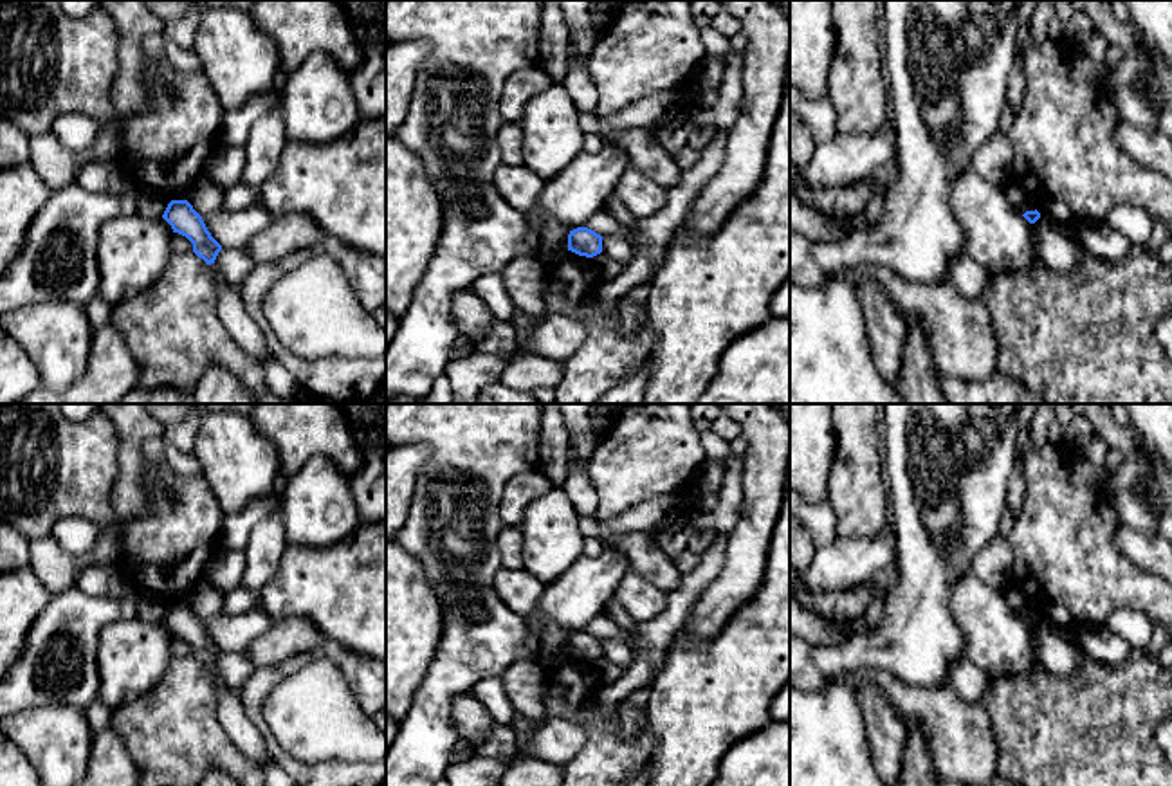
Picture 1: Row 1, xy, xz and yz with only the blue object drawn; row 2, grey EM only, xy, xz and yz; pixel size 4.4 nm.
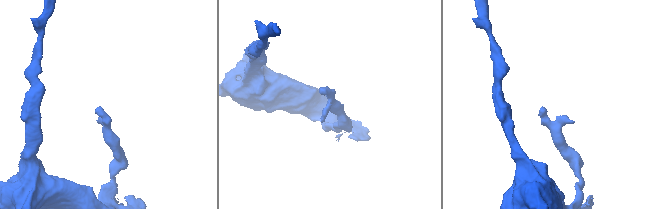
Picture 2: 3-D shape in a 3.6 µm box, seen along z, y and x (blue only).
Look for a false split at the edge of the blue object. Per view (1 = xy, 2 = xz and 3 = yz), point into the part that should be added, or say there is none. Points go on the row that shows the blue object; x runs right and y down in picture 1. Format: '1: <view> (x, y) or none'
1: none
2: none
3: none

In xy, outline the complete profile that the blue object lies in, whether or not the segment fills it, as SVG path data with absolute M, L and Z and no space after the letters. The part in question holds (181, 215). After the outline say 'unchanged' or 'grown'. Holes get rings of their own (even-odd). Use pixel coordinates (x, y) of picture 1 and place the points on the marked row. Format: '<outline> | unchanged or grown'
M171 200L162 215L173 233L186 236L193 243L193 252L207 265L215 263L222 245L211 236L202 216L188 200Z | unchanged

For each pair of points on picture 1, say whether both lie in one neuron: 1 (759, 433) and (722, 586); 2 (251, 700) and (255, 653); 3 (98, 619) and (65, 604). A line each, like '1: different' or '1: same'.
1: same
2: different
3: same

